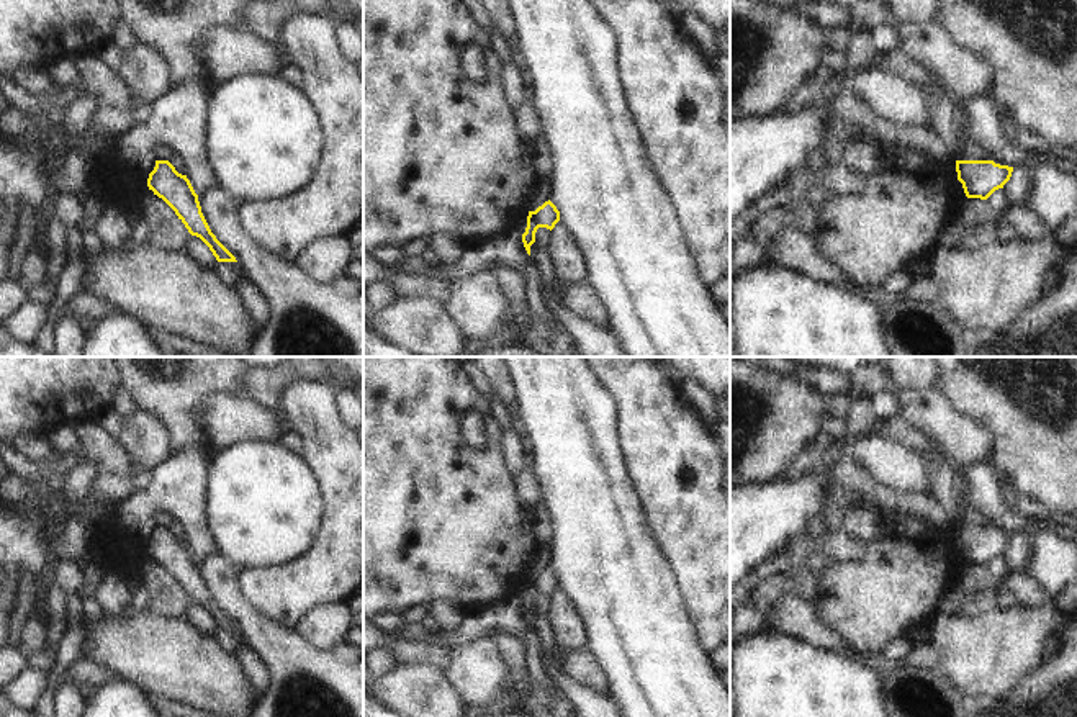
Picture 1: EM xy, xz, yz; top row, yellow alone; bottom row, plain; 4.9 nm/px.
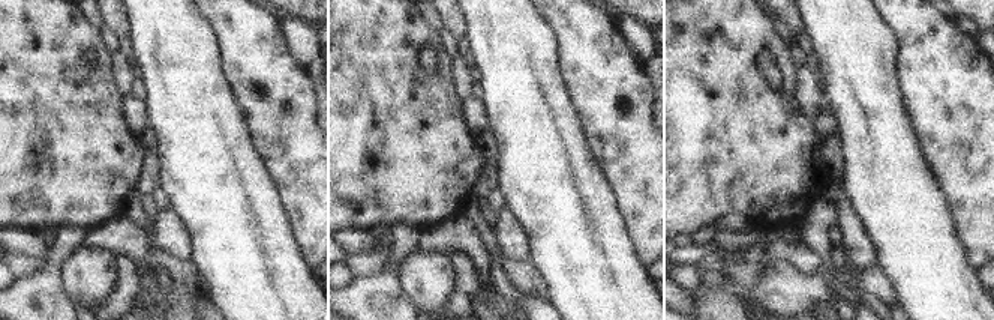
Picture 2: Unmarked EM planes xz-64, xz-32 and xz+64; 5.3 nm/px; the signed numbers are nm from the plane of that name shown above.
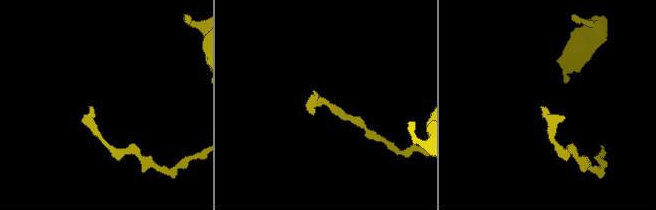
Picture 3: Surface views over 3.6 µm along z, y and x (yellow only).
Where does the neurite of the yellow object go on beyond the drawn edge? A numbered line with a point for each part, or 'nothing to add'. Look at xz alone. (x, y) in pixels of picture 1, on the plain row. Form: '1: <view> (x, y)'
nothing to add

